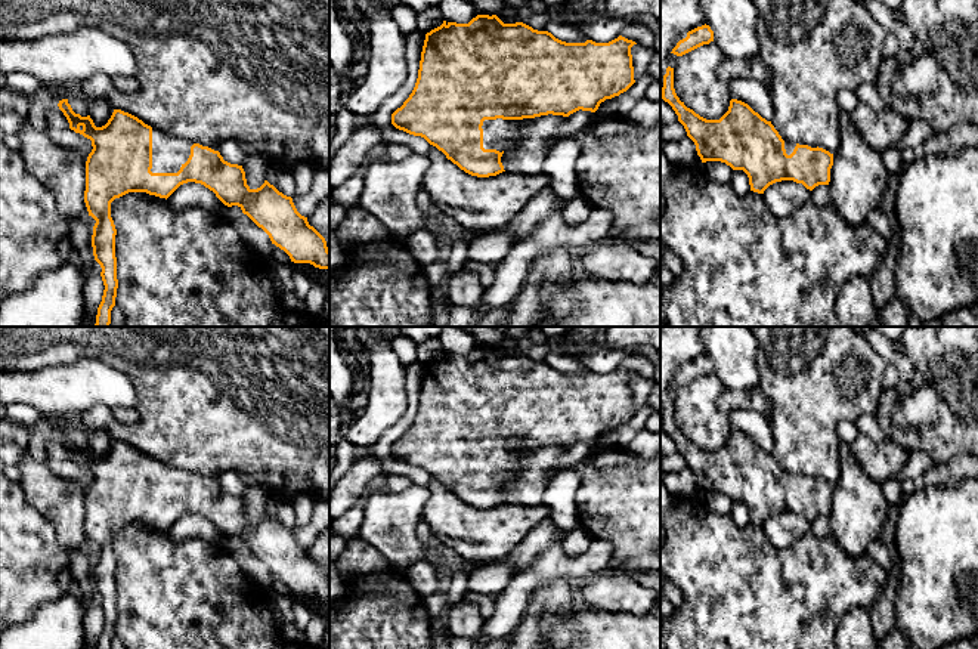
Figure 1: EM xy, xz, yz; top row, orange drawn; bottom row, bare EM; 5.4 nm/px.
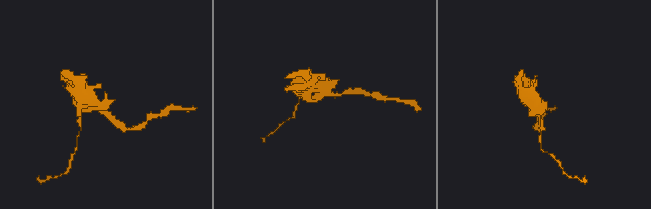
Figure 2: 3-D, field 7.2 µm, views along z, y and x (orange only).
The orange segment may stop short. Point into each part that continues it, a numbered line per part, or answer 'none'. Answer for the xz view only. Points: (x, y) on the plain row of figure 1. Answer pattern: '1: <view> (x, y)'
1: xz (501, 466)

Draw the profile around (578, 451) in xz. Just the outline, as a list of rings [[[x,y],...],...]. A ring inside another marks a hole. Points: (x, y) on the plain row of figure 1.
[[[576,442],[573,445],[570,445],[566,449],[566,455],[561,458],[560,461],[560,467],[558,472],[567,470],[570,469],[573,464],[579,463],[581,460],[587,458],[588,455],[591,455],[594,452],[594,445],[591,442]]]

